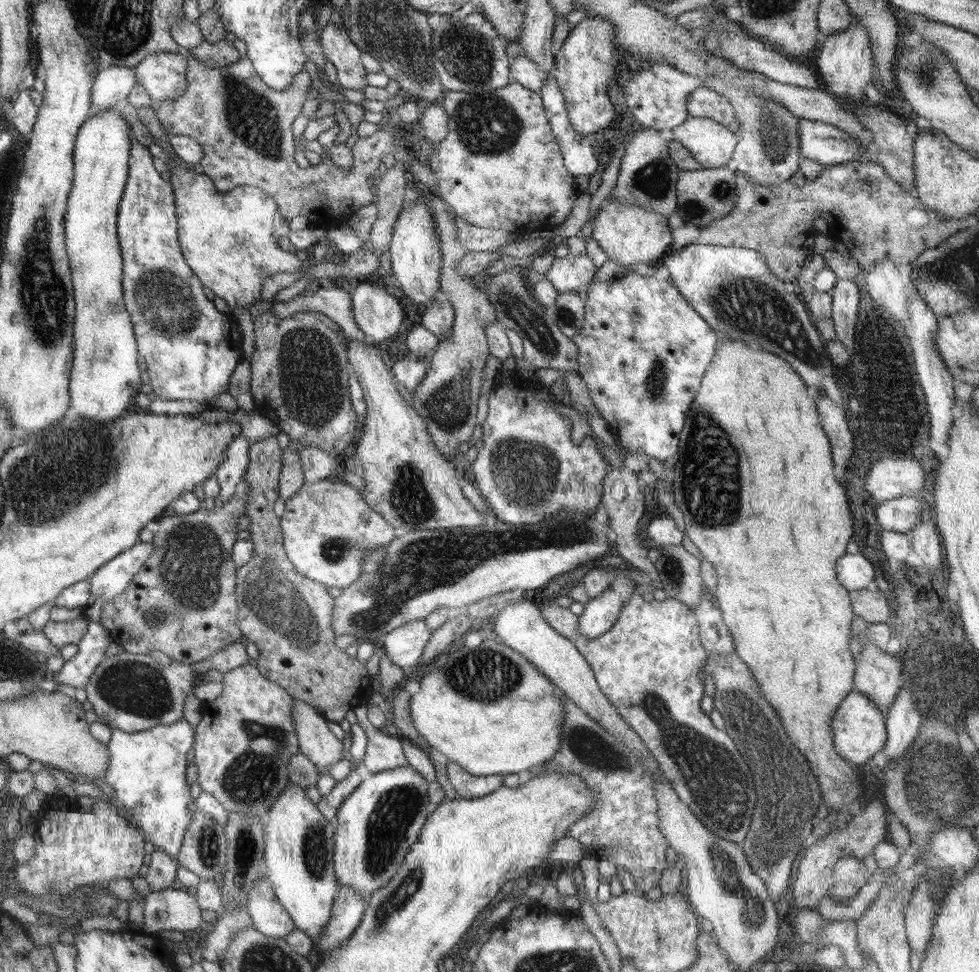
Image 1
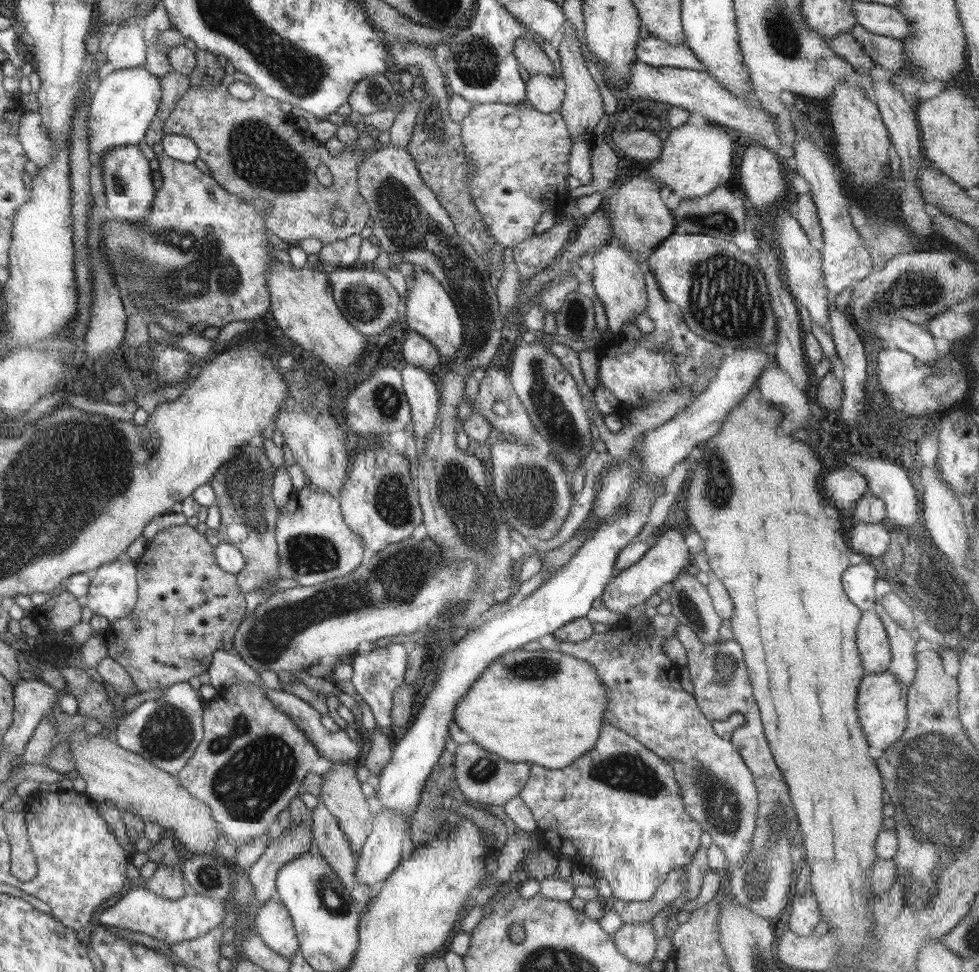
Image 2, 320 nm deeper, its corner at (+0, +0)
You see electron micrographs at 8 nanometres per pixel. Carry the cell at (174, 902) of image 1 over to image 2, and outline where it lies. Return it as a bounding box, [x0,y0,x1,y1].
[141,863,185,900]

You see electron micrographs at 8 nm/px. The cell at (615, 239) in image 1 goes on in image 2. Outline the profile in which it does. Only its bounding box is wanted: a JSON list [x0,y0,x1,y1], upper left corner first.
[592,243,648,332]

